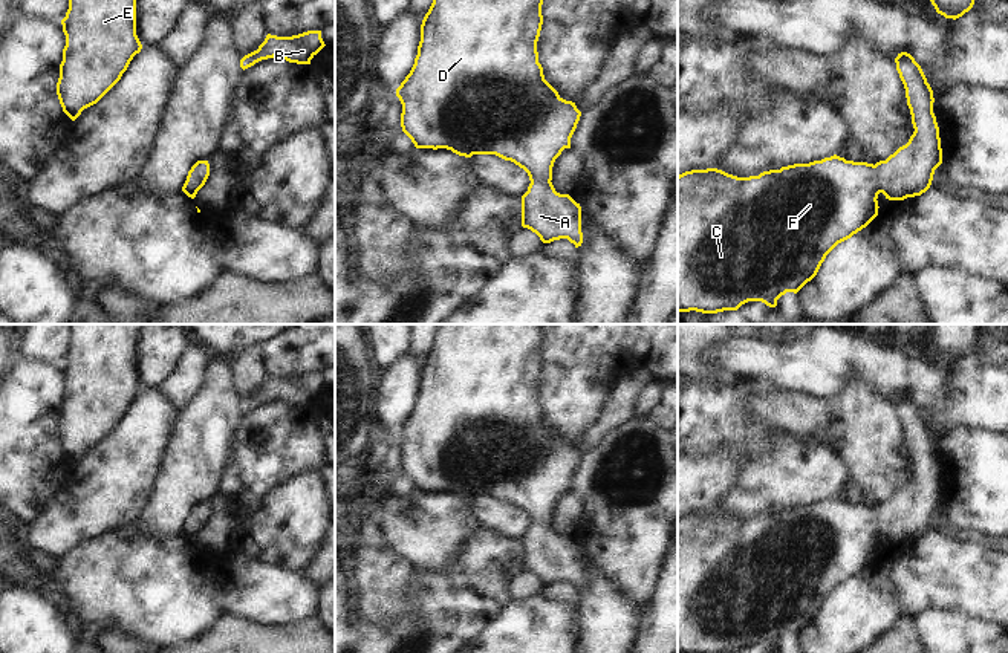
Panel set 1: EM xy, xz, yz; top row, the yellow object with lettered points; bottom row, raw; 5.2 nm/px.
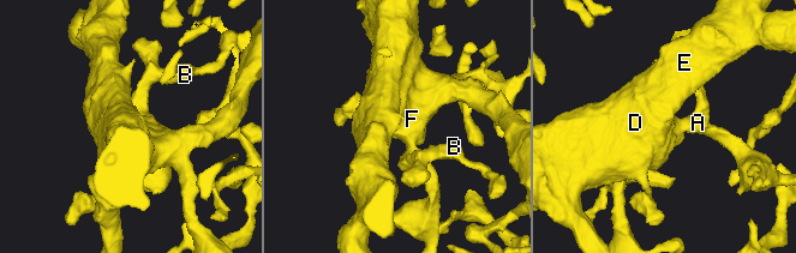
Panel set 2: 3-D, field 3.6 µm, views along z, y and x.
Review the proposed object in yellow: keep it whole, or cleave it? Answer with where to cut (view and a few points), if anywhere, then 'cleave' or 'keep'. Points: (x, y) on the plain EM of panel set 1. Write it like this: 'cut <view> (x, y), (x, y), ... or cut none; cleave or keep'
cut none; keep

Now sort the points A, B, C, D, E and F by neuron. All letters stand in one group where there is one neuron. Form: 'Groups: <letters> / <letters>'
Groups: A B C D E F.

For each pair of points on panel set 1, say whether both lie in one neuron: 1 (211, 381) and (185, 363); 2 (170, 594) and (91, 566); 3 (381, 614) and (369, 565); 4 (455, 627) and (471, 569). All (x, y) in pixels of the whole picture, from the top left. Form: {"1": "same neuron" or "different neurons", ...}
{"1": "different neurons", "2": "same neuron", "3": "same neuron", "4": "same neuron"}

